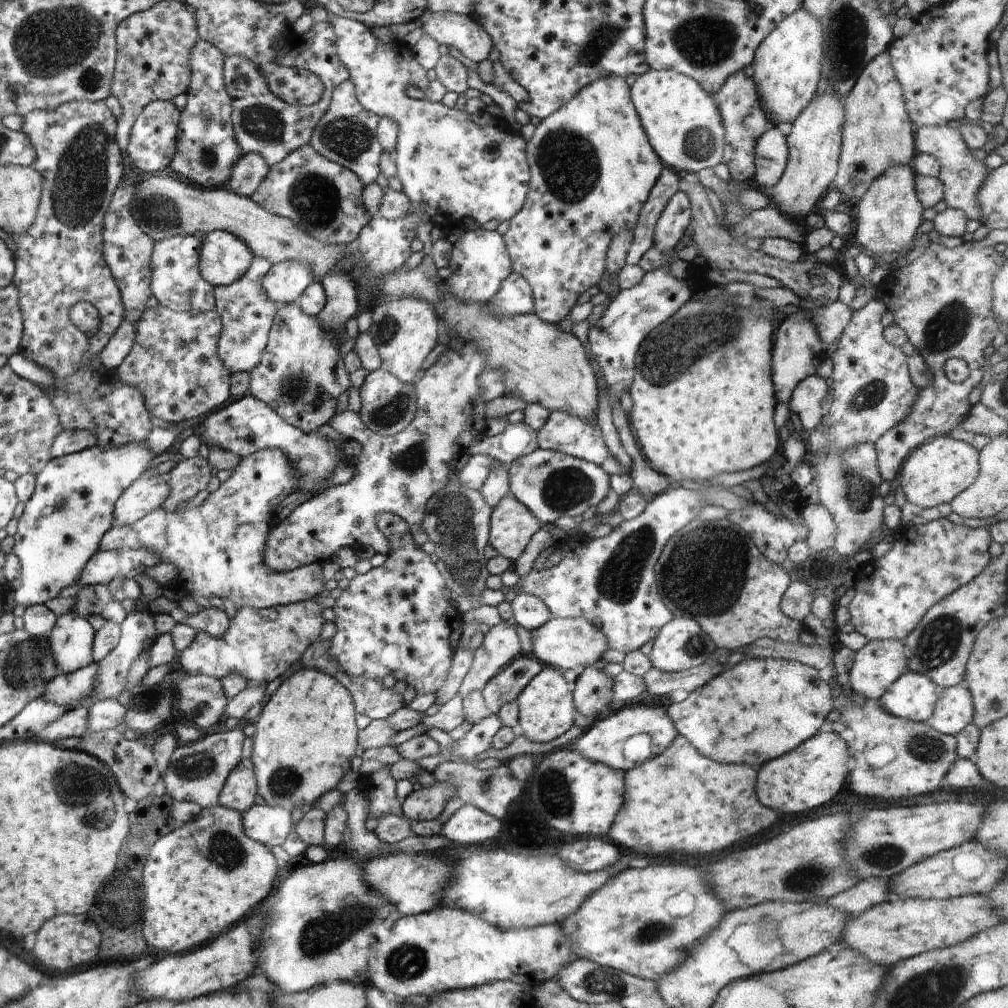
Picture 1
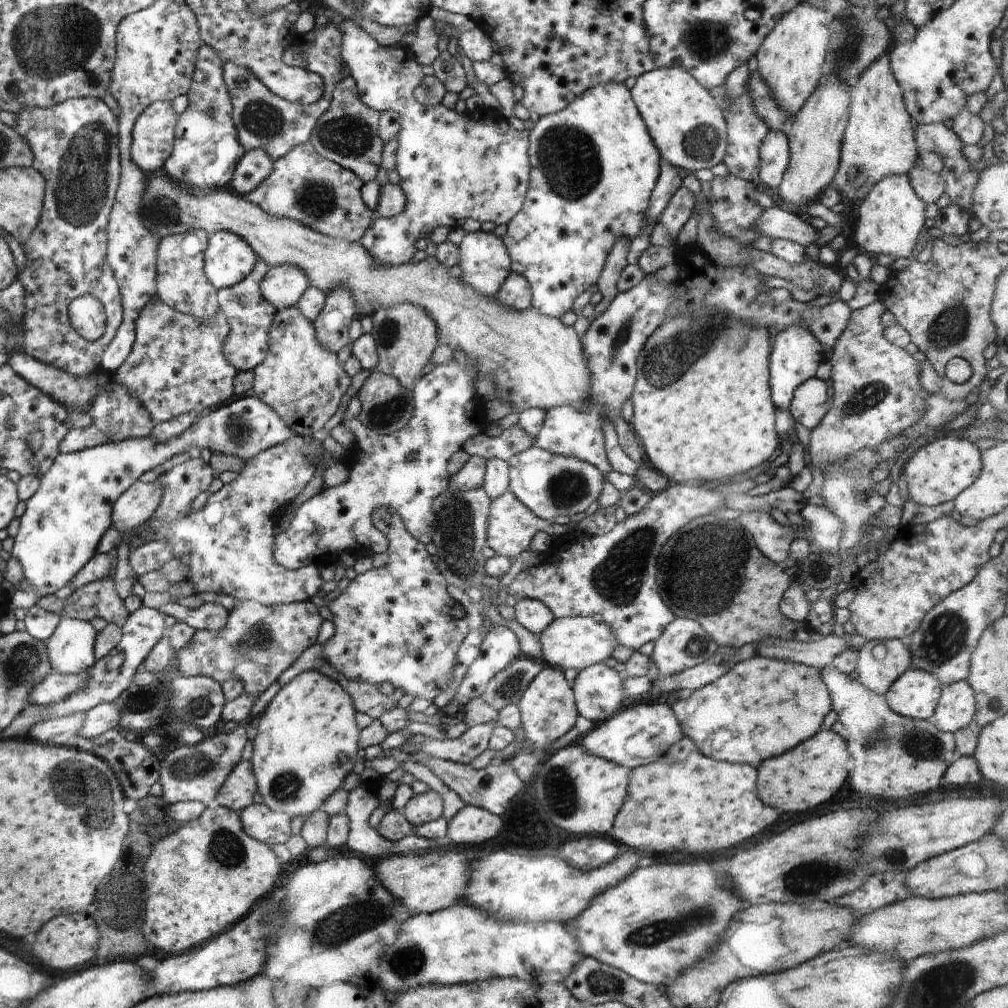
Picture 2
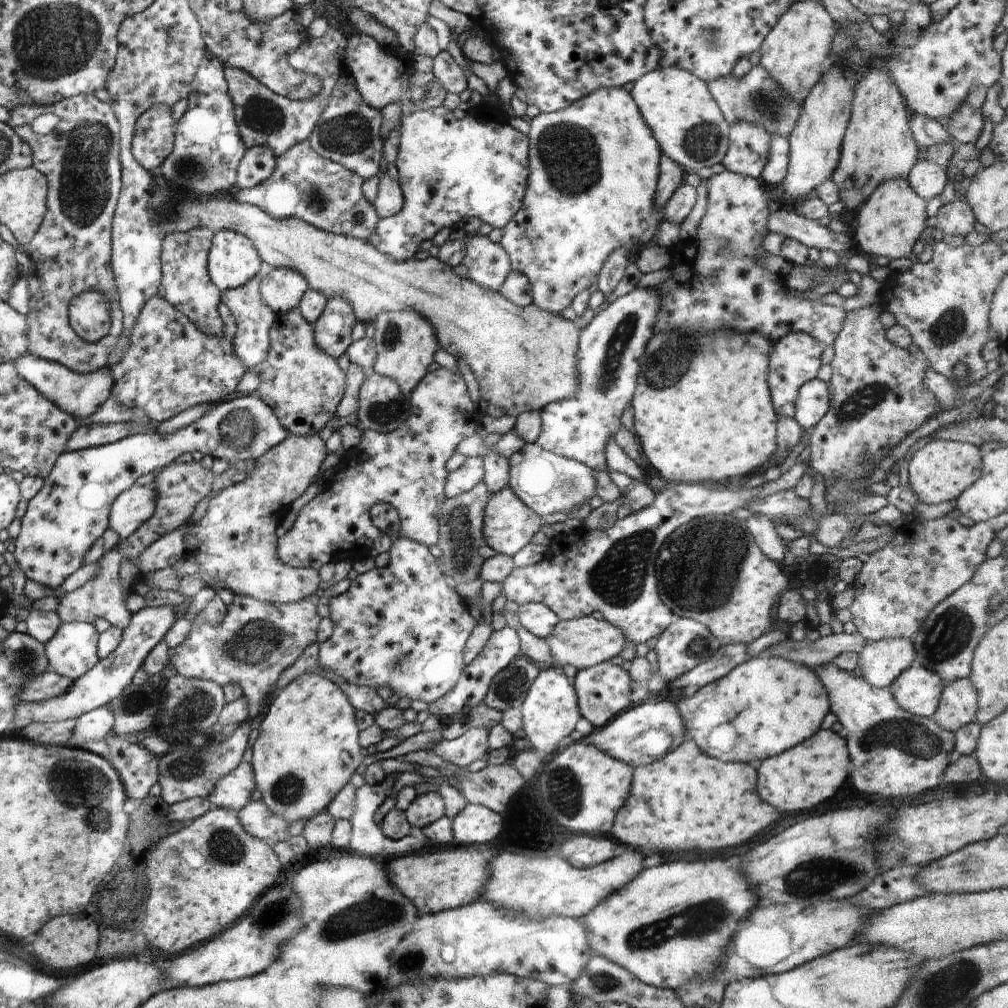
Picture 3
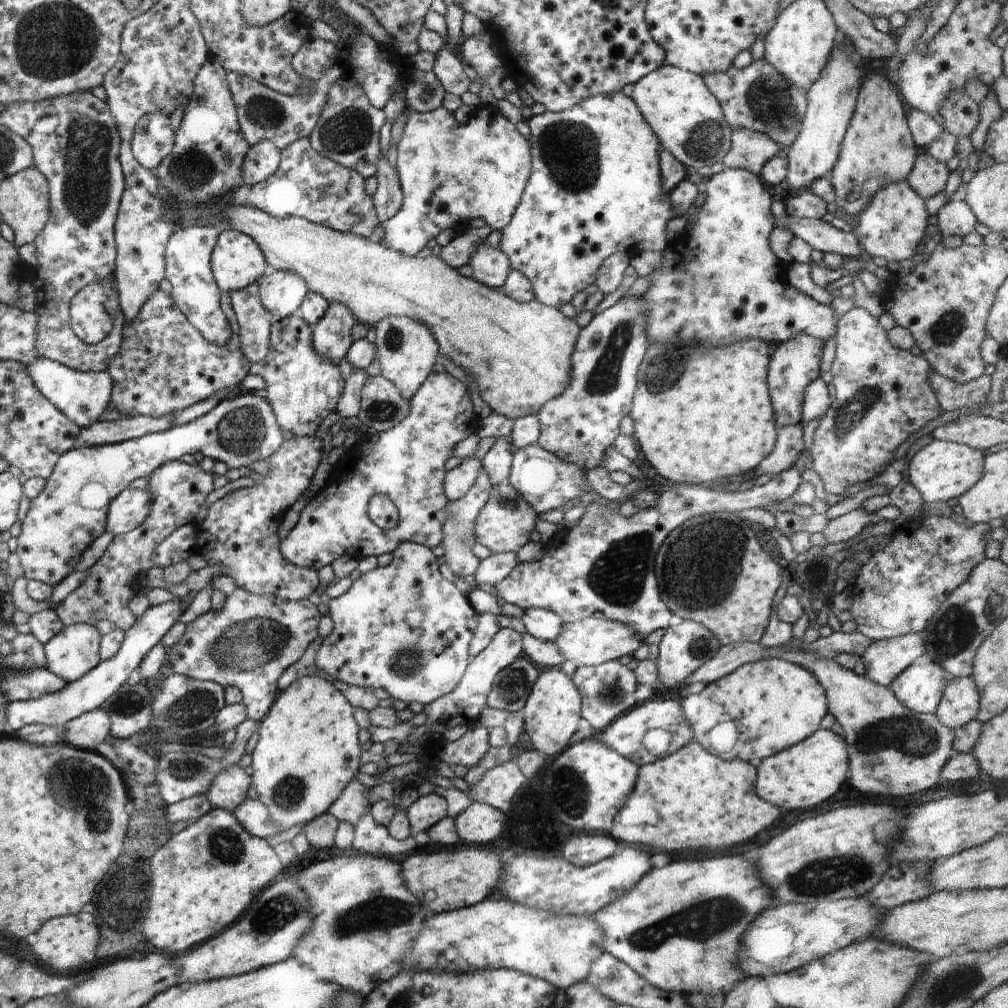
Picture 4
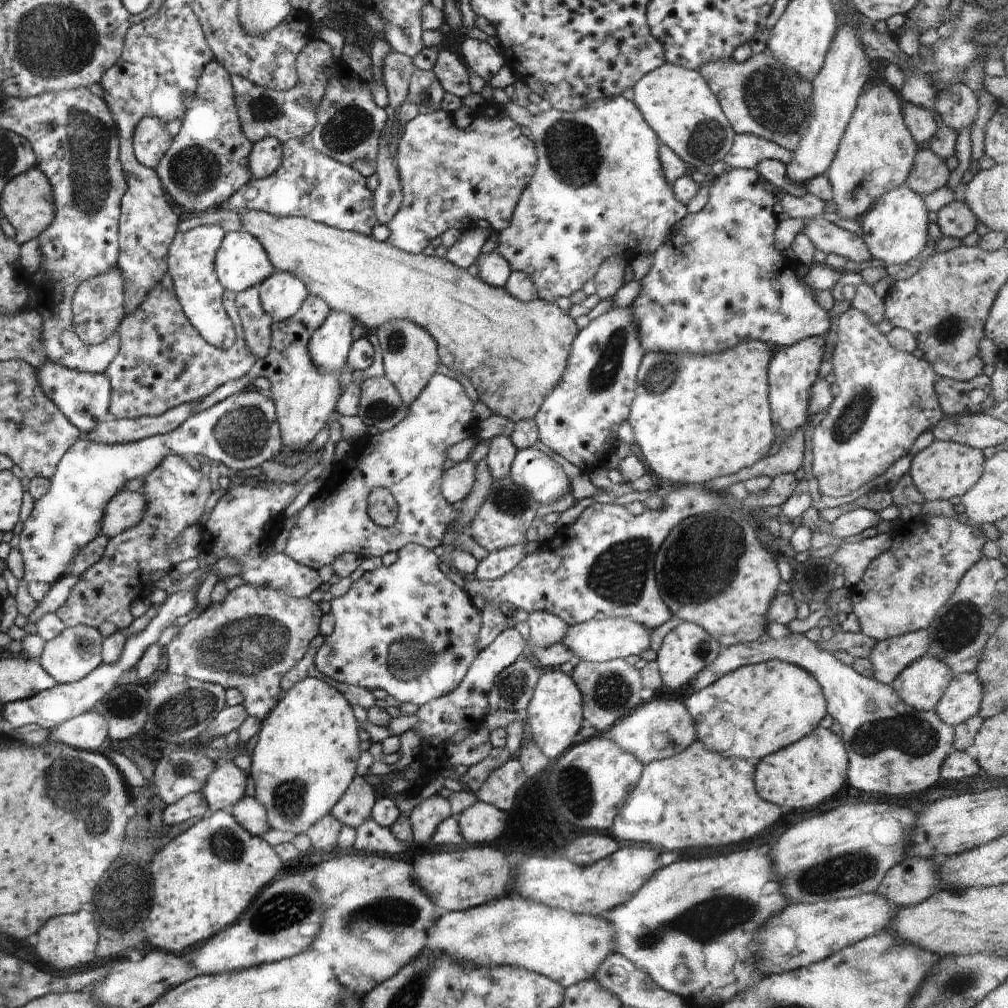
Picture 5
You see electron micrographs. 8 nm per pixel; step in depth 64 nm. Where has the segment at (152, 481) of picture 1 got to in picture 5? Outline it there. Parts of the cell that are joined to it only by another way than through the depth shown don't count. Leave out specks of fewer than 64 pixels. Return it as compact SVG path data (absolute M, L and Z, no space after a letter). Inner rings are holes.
M122 490L105 509L105 519L101 523L101 535L112 539L119 533L129 531L143 520L148 511L144 494Z

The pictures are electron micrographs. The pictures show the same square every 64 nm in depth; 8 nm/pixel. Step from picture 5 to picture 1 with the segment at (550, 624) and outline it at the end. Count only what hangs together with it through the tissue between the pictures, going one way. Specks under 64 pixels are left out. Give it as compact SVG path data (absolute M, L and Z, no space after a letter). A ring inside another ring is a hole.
M523 591L516 594L510 606L513 613L512 620L528 632L543 626L553 618L542 600Z

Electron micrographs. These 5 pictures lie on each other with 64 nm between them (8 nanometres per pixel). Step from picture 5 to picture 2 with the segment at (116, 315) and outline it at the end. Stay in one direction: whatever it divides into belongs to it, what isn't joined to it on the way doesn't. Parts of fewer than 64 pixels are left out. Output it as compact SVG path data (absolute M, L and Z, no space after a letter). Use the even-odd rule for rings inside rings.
M87 295L75 299L68 314L74 328L85 340L96 341L105 334L108 316L96 297Z

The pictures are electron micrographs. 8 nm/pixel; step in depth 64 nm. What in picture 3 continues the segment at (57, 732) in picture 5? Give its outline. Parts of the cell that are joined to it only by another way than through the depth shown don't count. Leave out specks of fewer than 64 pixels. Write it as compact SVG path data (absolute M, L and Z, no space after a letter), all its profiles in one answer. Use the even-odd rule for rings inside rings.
M106 706L96 708L80 716L73 735L78 742L102 741L114 727L114 714Z

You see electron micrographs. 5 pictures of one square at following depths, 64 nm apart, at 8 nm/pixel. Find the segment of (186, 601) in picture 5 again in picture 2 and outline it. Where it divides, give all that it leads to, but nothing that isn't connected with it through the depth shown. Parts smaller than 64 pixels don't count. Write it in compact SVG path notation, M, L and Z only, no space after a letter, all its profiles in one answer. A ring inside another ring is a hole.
M143 606L134 611L121 627L121 643L109 655L97 660L97 663L89 672L89 680L76 695L66 701L48 706L51 712L49 718L56 719L74 713L86 713L97 707L98 704L119 702L122 692L130 687L134 676L141 670L152 648L166 634L164 623L167 617L167 615L157 612L155 609Z

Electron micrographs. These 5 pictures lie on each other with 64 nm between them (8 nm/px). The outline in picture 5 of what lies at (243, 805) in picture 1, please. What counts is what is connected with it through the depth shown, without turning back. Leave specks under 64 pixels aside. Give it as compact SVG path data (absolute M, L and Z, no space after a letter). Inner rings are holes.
M232 757L215 762L213 774L208 778L202 790L209 813L214 811L230 812L233 805L245 795L248 773L240 770Z

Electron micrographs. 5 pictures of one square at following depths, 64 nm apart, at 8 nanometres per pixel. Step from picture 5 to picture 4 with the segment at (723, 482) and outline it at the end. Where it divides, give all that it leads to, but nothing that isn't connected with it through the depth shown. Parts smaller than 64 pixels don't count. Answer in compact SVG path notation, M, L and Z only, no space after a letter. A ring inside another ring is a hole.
M801 423L777 429L775 449L755 468L759 475L778 475L789 470L804 451L803 427Z

